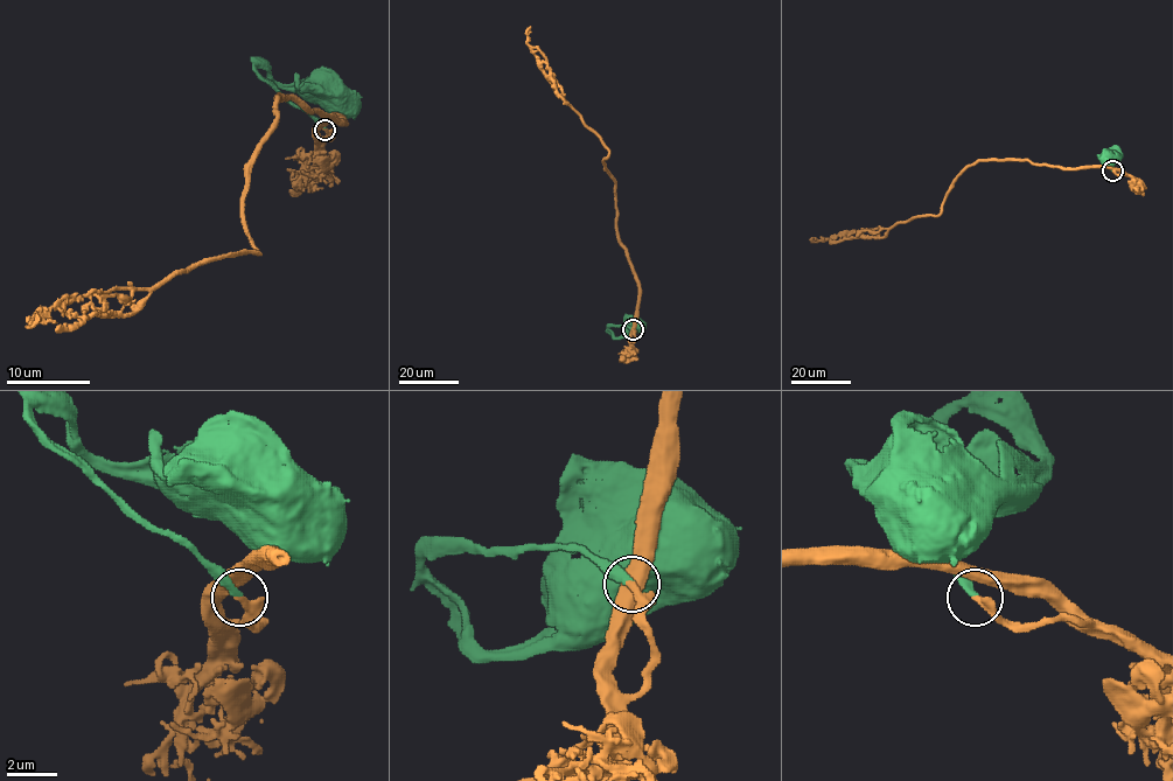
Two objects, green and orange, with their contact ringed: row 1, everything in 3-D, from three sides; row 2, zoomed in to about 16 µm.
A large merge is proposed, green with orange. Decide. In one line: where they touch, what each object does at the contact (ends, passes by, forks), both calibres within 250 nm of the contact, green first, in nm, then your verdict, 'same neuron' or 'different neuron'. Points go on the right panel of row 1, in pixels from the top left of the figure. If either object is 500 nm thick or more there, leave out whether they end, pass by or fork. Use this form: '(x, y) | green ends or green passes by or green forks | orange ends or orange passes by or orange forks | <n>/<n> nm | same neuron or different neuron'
(1112, 171) | green ends | orange passes by | 320/240 nm | same neuron

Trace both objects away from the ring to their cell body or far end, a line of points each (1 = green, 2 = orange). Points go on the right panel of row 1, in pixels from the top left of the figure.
1: (1112, 171), (1109, 166), (1109, 153), (1114, 148), (1121, 155), (1108, 162)
2: (1112, 172), (1125, 174), (1104, 167), (976, 161), (952, 183), (936, 215), (825, 241), (814, 242), (812, 237)

